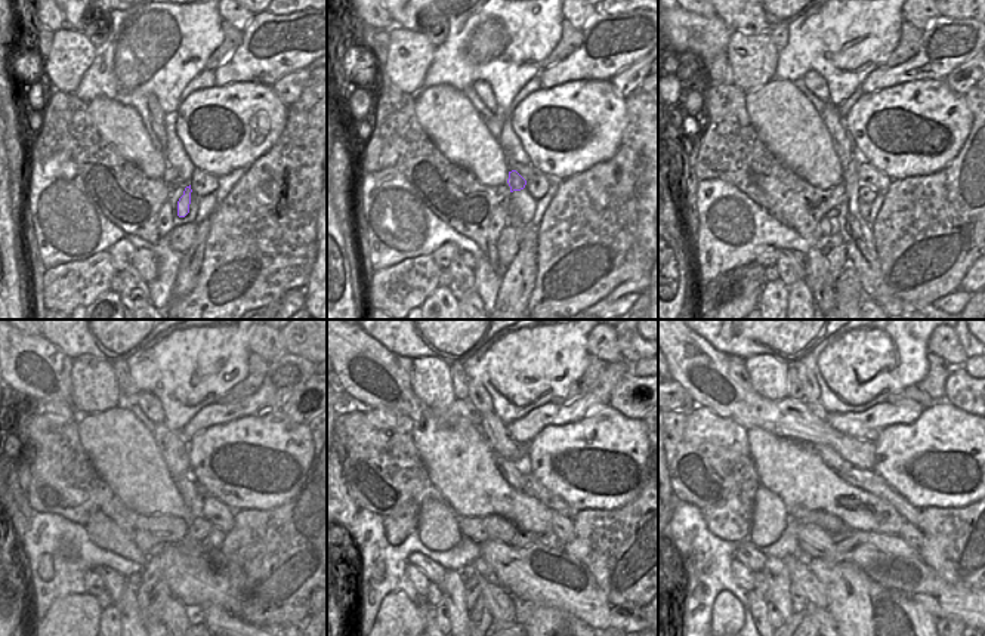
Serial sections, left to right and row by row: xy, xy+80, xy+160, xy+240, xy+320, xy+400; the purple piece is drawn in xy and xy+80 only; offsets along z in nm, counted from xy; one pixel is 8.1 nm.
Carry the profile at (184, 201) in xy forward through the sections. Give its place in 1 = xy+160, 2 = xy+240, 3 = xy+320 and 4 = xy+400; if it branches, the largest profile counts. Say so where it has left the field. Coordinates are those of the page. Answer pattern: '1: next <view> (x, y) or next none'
1: next xy+160 (839, 135)
2: next xy+240 (175, 450)
3: next xy+320 (494, 431)
4: next xy+400 (817, 408)

